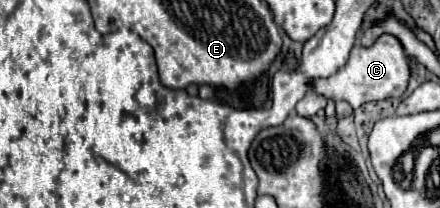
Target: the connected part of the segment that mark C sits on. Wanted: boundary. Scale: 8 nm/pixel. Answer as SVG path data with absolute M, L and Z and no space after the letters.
M381 35L371 47L359 47L359 41L357 41L357 45L351 49L347 63L335 75L325 79L313 79L309 87L313 93L325 95L327 99L333 99L333 101L343 99L351 103L353 109L357 109L367 101L401 97L407 89L409 75L411 75L411 65L405 65L405 51L401 43L393 35Z

